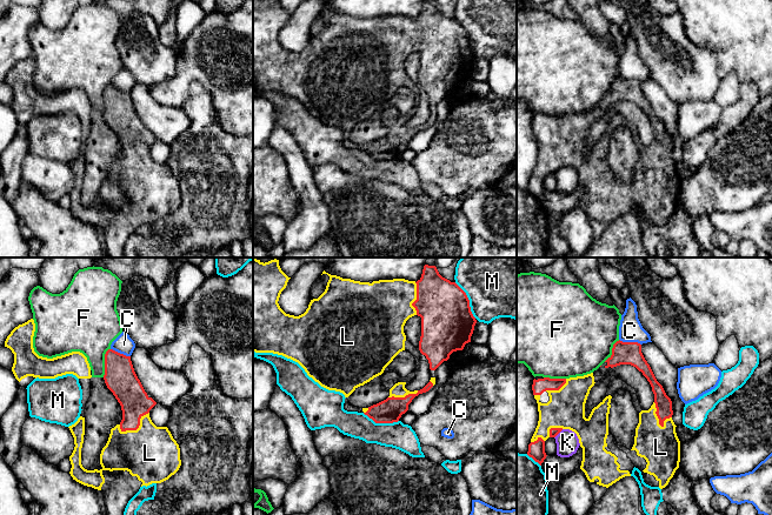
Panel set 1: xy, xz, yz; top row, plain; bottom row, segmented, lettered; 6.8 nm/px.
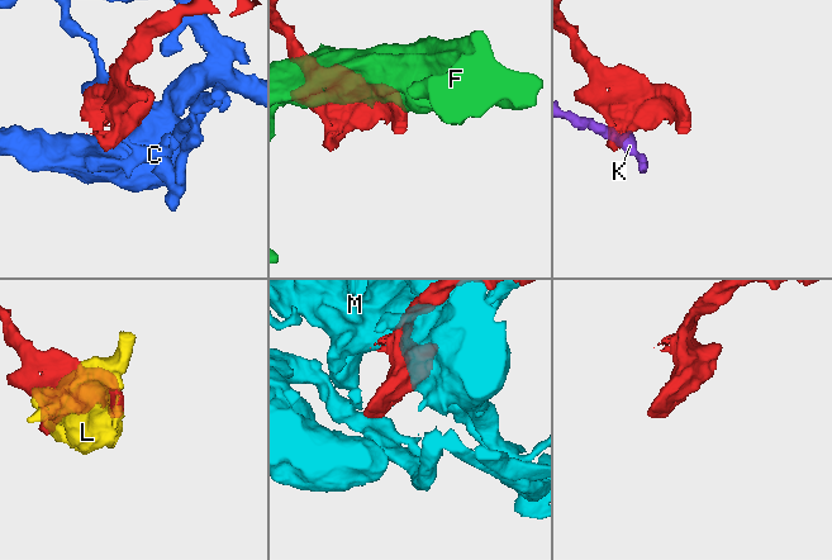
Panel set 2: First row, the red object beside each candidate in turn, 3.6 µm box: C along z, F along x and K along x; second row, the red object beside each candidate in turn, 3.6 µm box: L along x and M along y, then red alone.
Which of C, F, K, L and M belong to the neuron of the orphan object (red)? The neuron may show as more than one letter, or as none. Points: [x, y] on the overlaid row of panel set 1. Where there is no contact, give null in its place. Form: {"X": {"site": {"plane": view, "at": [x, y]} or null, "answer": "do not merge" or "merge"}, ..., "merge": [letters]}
{"C": {"site": {"plane": "yz", "at": [630, 342]}, "answer": "do not merge"}, "F": {"site": {"plane": "xy", "at": [105, 362]}, "answer": "do not merge"}, "K": {"site": {"plane": "yz", "at": [558, 433]}, "answer": "do not merge"}, "L": {"site": {"plane": "xy", "at": [137, 428]}, "answer": "merge"}, "M": {"site": {"plane": "xz", "at": [468, 300]}, "answer": "do not merge"}, "merge": ["L"]}

